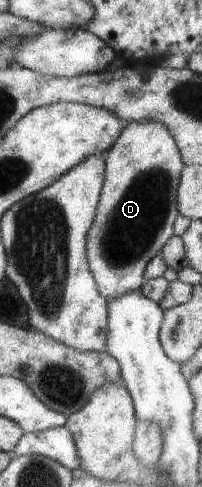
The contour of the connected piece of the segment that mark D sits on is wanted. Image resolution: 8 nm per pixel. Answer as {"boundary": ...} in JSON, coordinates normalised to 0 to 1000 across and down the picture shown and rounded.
{"boundary":[[[752,246],[619,251],[584,285],[520,314],[515,331],[505,384],[460,456],[431,474],[421,513],[485,602],[540,620],[698,589],[733,534],[782,522],[807,499],[856,483],[856,458],[881,439],[876,380],[911,337],[842,271],[797,253]]]}

